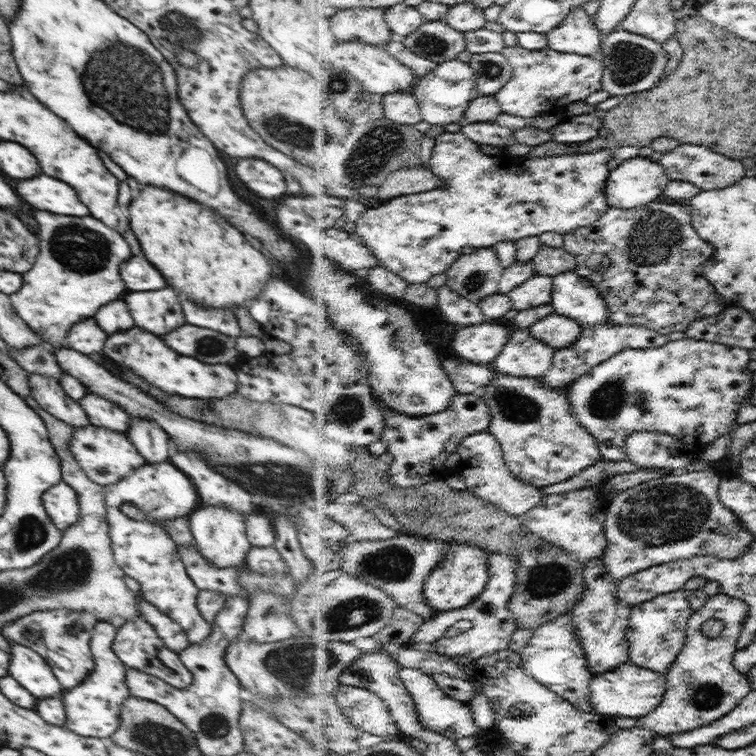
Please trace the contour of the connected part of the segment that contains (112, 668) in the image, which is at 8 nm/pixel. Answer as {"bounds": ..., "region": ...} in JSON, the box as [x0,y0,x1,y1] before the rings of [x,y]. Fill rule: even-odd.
{"bounds":[60,621,131,742],"region":[[[97,621],[89,640],[95,667],[80,685],[67,689],[60,695],[66,712],[64,727],[80,736],[99,738],[106,742],[120,725],[122,703],[131,696],[127,687],[127,667],[112,648],[116,633],[117,628],[112,623]]]}

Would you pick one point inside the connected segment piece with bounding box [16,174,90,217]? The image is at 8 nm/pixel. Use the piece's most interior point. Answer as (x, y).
(44, 193)

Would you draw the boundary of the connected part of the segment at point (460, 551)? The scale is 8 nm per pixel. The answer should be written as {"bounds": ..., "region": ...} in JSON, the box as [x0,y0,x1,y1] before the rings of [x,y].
{"bounds":[425,541,491,612],"region":[[[450,541],[446,558],[429,576],[425,586],[425,596],[436,612],[462,609],[485,592],[490,582],[491,553],[473,543]]]}

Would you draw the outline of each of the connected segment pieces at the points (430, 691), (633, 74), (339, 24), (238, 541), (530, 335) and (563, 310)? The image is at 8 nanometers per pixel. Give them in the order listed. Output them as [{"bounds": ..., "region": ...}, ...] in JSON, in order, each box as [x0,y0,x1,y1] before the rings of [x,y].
[{"bounds":[401,667,482,741],"region":[[[403,667],[401,677],[418,704],[418,711],[422,714],[422,725],[426,729],[436,730],[439,734],[455,741],[481,734],[482,727],[478,725],[478,720],[474,719],[474,708],[471,704],[448,695],[438,685],[438,680],[432,674],[428,674],[425,670],[419,668]]]},{"bounds":[605,28,671,96],"region":[[[618,28],[605,38],[605,90],[611,96],[627,96],[656,89],[663,80],[663,74],[669,69],[671,56],[661,42]]]},{"bounds":[334,8,394,46],"region":[[[350,8],[336,14],[334,34],[337,34],[339,42],[361,40],[386,46],[391,42],[394,31],[388,21],[386,9]]]},{"bounds":[189,505,251,568],"region":[[[200,505],[189,516],[195,546],[199,553],[214,566],[232,568],[245,563],[251,544],[246,534],[245,516],[236,510],[228,510],[225,506]]]},{"bounds":[495,329,558,377],"region":[[[519,329],[495,365],[506,374],[545,377],[553,369],[558,350],[542,341],[531,329]]]},{"bounds":[553,270,611,326],"region":[[[578,270],[555,278],[553,305],[555,312],[578,319],[582,326],[598,326],[611,322],[609,302],[598,286],[583,278]]]}]

